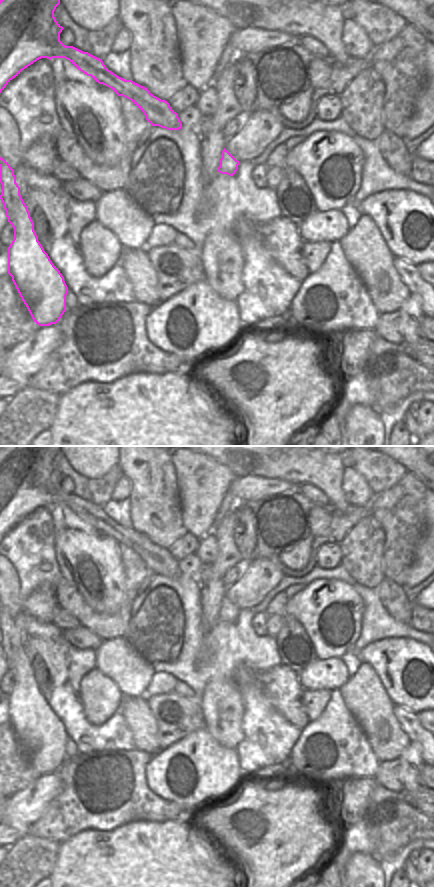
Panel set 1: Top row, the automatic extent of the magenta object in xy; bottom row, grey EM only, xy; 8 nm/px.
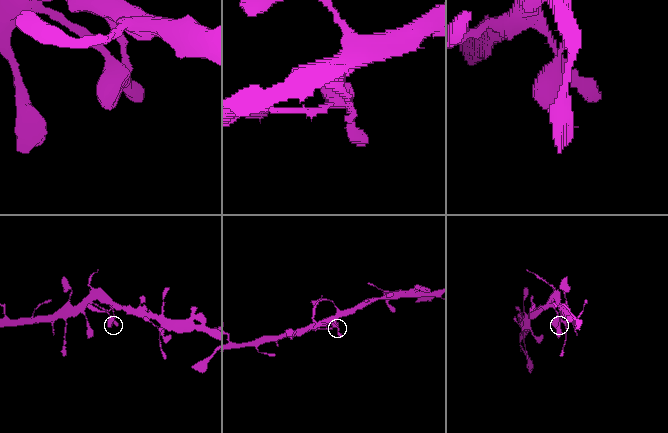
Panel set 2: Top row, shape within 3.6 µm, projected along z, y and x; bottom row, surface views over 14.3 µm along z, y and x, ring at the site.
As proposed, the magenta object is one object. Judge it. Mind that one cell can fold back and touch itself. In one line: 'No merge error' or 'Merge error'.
No merge error

